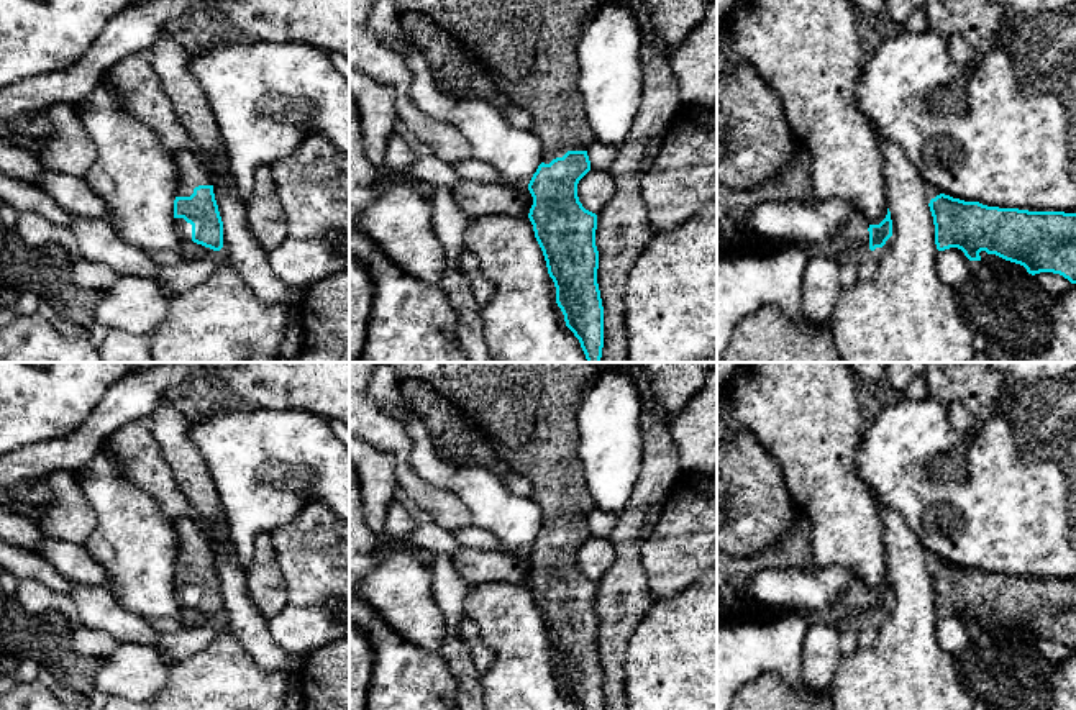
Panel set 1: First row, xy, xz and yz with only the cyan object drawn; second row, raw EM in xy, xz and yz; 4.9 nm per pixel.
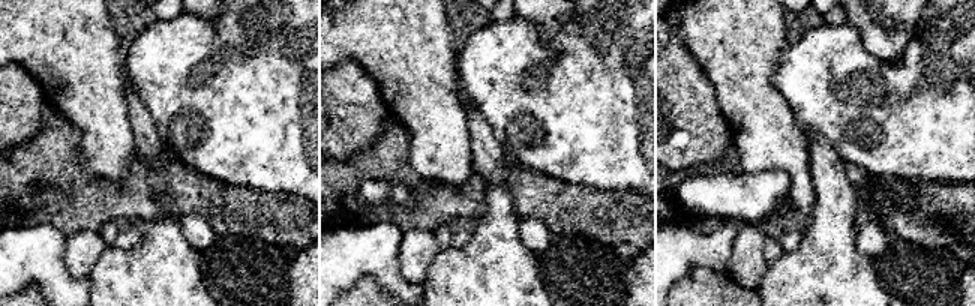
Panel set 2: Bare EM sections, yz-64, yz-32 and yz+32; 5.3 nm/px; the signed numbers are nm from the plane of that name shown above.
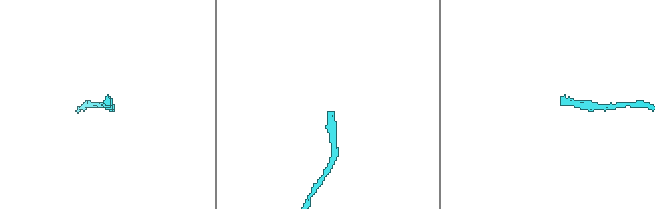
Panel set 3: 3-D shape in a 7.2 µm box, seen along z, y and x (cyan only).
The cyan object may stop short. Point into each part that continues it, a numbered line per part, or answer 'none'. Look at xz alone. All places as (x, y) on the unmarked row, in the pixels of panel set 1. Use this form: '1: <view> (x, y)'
1: xz (528, 412)

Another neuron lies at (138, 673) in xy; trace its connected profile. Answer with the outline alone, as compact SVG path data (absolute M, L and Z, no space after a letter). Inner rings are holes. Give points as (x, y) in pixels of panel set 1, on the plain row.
M120 643L118 649L103 659L95 684L107 695L149 702L162 690L167 676L169 666L156 648Z

